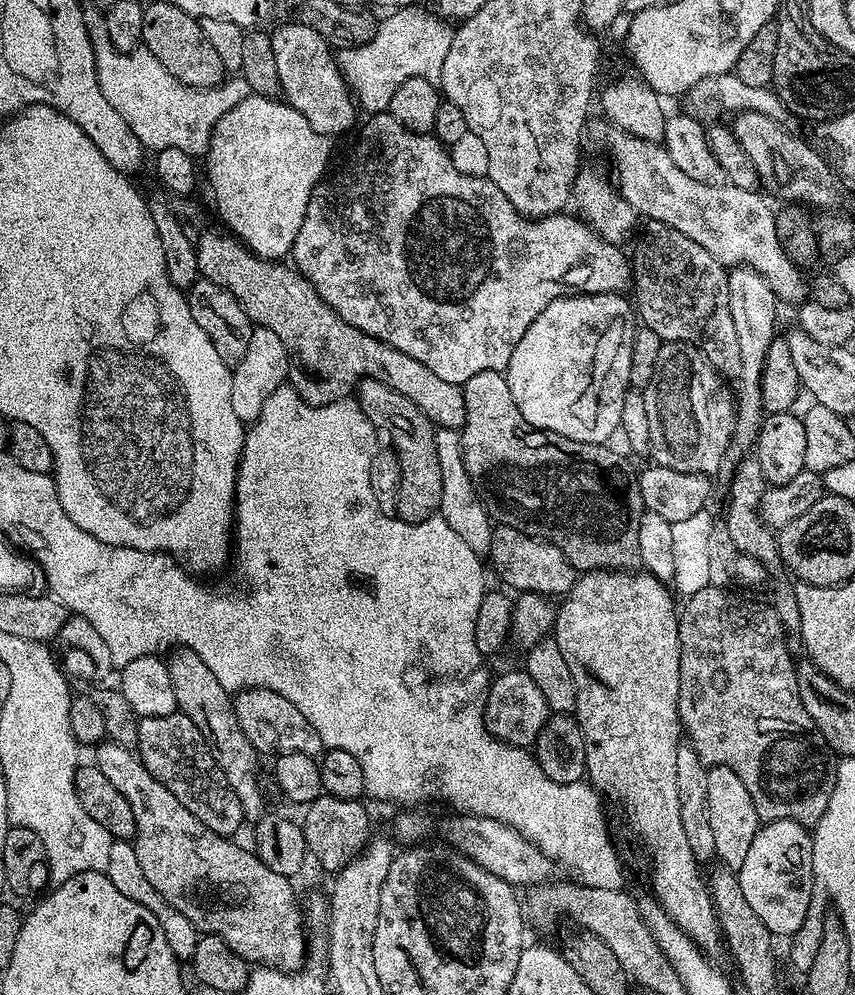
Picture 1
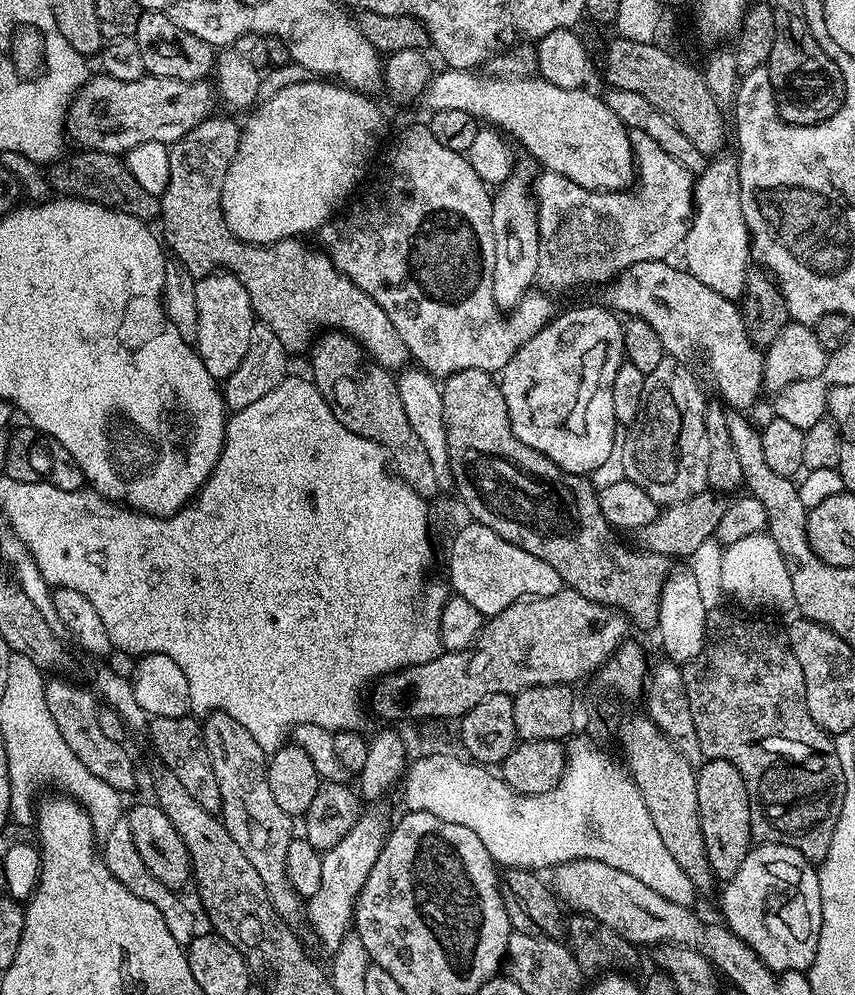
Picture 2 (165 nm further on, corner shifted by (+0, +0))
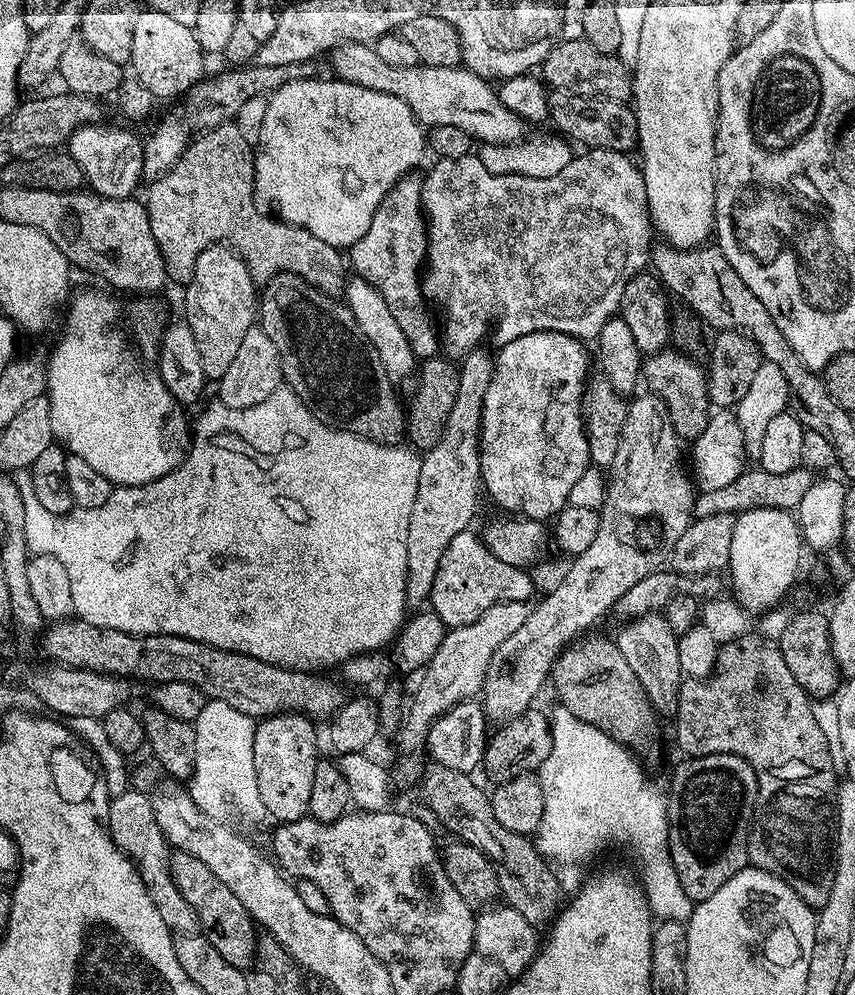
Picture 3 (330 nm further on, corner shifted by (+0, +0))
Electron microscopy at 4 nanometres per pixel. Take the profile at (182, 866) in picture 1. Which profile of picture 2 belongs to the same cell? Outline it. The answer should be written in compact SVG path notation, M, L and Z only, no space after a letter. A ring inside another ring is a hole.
M72 678L45 679L46 710L50 710L50 718L54 718L54 726L58 726L58 734L62 734L62 742L74 750L74 758L94 774L106 786L114 786L121 794L128 791L136 784L136 772L132 769L132 756L127 752L124 744L113 742L106 738L106 734L98 727L98 700L91 691L87 692L80 684L68 680Z

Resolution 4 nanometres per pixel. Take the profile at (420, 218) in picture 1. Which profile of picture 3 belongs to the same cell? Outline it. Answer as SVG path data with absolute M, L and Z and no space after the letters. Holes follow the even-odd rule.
M409 174L388 191L370 222L370 230L366 230L366 234L362 234L362 238L352 244L350 268L355 275L370 282L378 294L382 294L394 318L398 318L402 334L406 334L410 346L420 358L434 356L438 352L438 328L432 325L428 317L429 305L422 291L422 265L427 251L428 229L422 199L422 180L416 174Z

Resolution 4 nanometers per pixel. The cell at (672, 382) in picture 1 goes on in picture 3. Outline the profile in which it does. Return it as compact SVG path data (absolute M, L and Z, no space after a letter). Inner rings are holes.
M654 394L647 395L648 396L637 395L635 397L637 400L635 401L633 399L631 403L629 403L626 422L622 426L622 434L620 435L620 441L618 442L618 454L614 454L614 462L610 465L610 472L612 472L610 494L605 495L604 507L599 509L600 525L596 531L594 542L590 542L588 549L583 552L581 556L575 557L575 559L569 563L572 565L565 570L564 577L553 586L552 593L550 593L540 605L535 605L535 607L532 608L530 618L526 618L526 622L522 622L522 627L518 630L514 630L514 634L510 634L510 638L506 638L506 642L502 642L502 646L498 646L498 650L494 650L494 658L490 658L490 666L486 670L486 678L484 679L484 687L482 689L484 715L489 721L496 720L495 722L503 722L505 720L513 720L514 718L518 718L518 714L522 714L533 707L535 700L532 699L539 694L540 687L542 687L543 684L546 684L552 670L552 663L556 660L556 657L560 655L562 649L573 643L573 641L575 641L581 634L595 629L592 627L594 627L608 611L611 613L613 609L615 609L616 603L622 598L622 594L626 594L626 590L630 590L630 586L634 586L634 582L642 582L642 578L646 578L651 572L657 571L657 569L663 565L660 563L662 563L663 560L665 563L665 561L671 557L673 546L678 542L678 538L682 538L682 534L688 529L688 525L691 524L694 519L694 491L692 492L692 486L694 487L694 484L690 479L690 476L690 481L688 481L688 476L684 473L684 462L686 466L686 460L685 457L684 460L680 457L680 447L682 447L680 435L674 430L674 426L670 422L670 414L662 401Z

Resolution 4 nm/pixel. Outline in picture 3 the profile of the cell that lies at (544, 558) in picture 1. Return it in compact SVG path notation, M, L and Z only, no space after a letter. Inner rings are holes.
M475 531L458 534L446 546L442 562L438 562L438 574L434 577L434 586L430 597L431 611L442 618L445 629L466 626L474 618L482 618L490 606L498 602L531 601L531 571L523 567L510 565L496 558L483 544Z

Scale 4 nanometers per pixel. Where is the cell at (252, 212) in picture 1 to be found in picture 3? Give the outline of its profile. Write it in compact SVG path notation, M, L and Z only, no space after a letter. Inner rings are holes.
M317 78L314 80L292 80L289 84L284 84L277 90L277 92L272 93L268 97L268 105L266 106L266 119L262 122L262 138L258 147L255 149L254 155L256 158L256 190L261 197L264 196L269 200L272 205L270 205L271 211L275 215L279 216L281 220L286 224L293 224L299 228L305 228L310 230L310 234L314 234L314 238L322 238L322 242L330 242L330 246L341 250L351 249L354 242L358 242L358 238L362 238L362 234L366 234L366 230L370 230L370 222L374 218L374 214L378 210L378 206L386 198L388 191L398 183L398 181L403 180L405 176L409 175L416 167L420 164L420 159L426 155L426 128L425 125L421 124L417 120L416 115L410 110L410 106L406 106L406 102L402 102L402 98L394 98L394 94L382 94L378 90L366 90L366 86L358 86L357 84L346 84L343 80L339 78L331 78L332 80L324 80L325 78Z

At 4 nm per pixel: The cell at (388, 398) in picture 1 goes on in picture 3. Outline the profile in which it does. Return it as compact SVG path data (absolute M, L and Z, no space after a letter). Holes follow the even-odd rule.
M280 272L269 284L263 285L258 296L258 327L274 342L284 375L283 383L322 422L364 436L380 444L400 444L406 436L406 408L396 401L397 385L382 370L382 362L370 346L362 330L354 322L354 314L347 303L337 297L327 296L301 276L292 272Z

